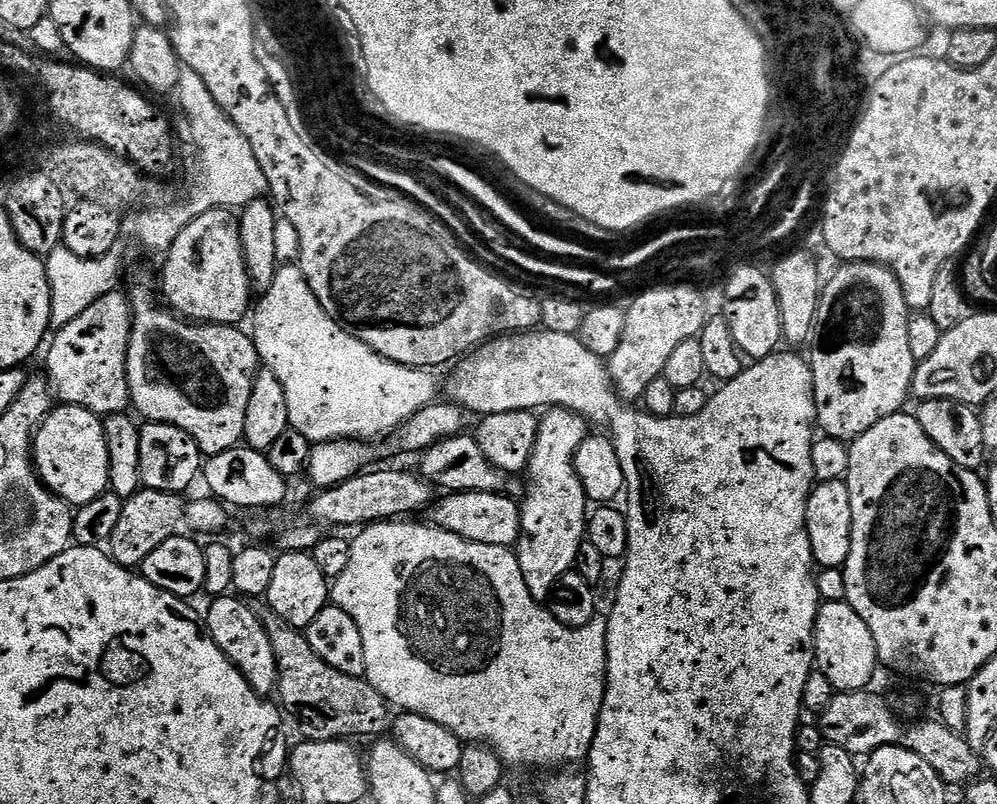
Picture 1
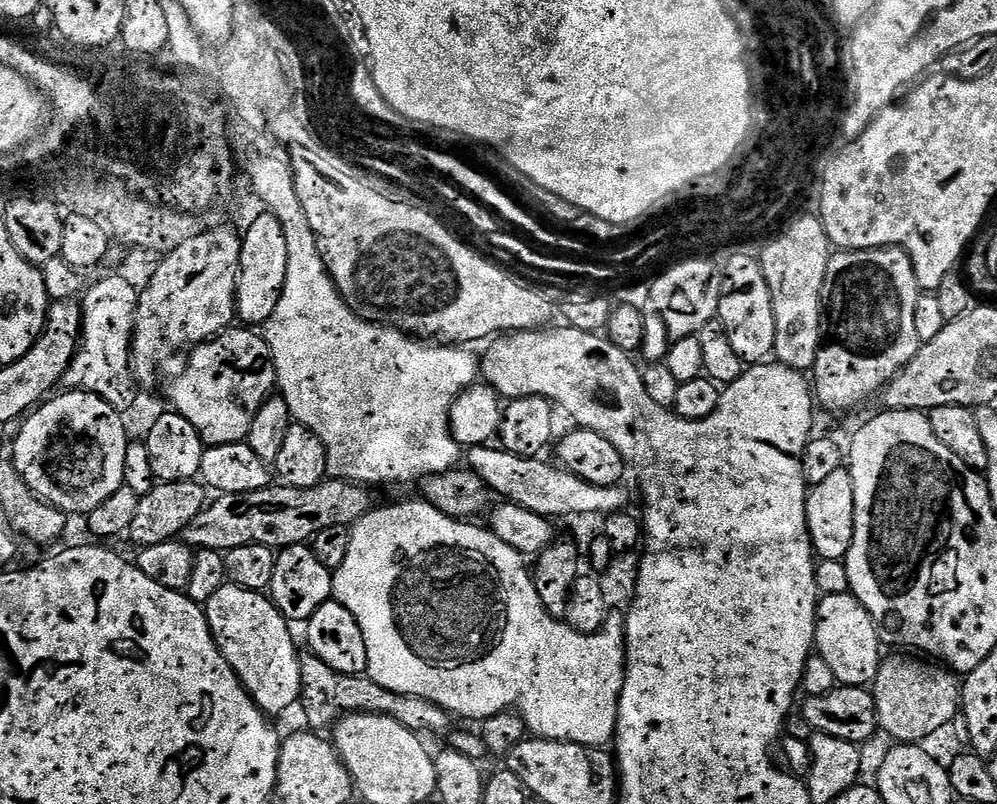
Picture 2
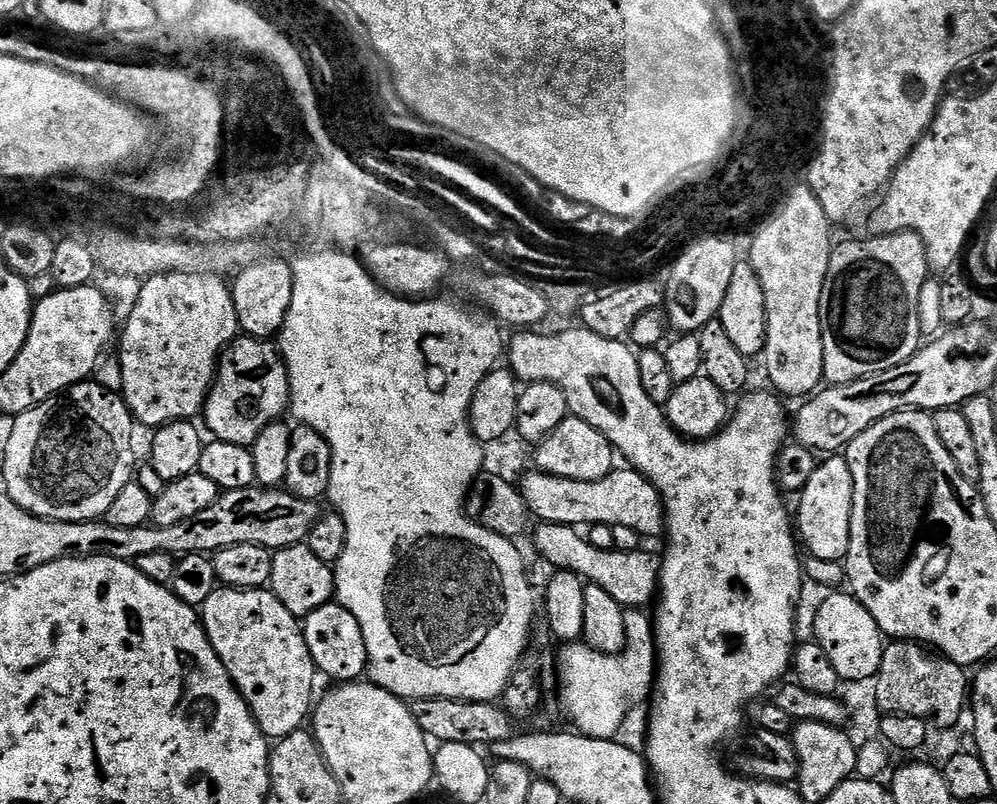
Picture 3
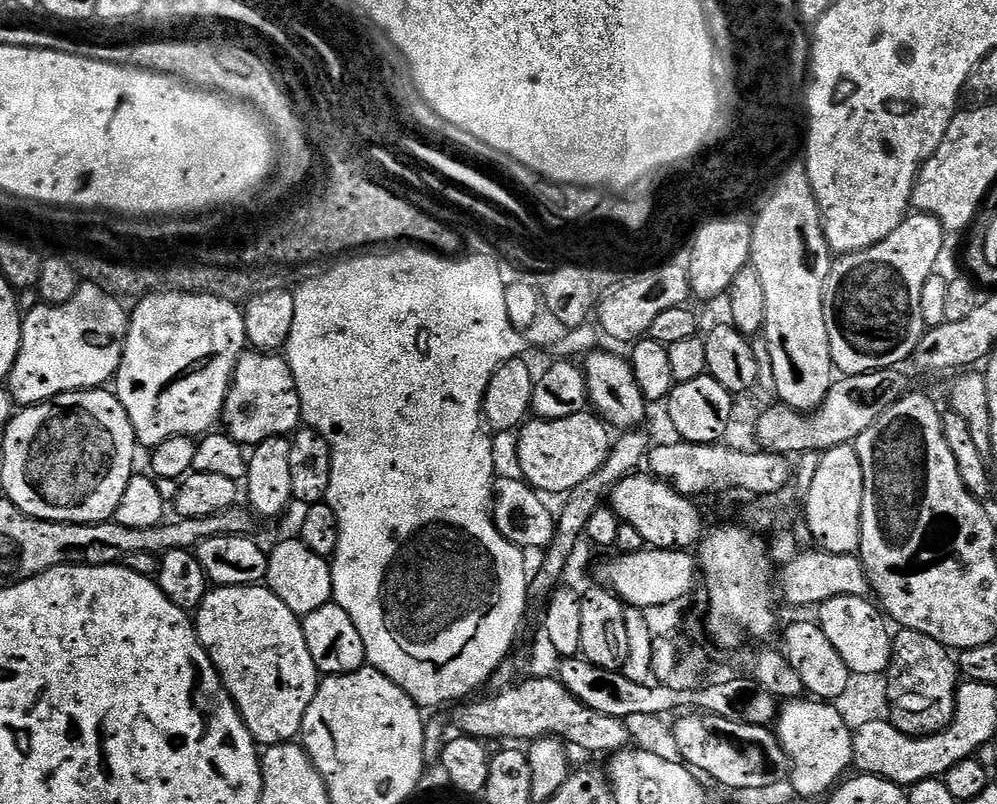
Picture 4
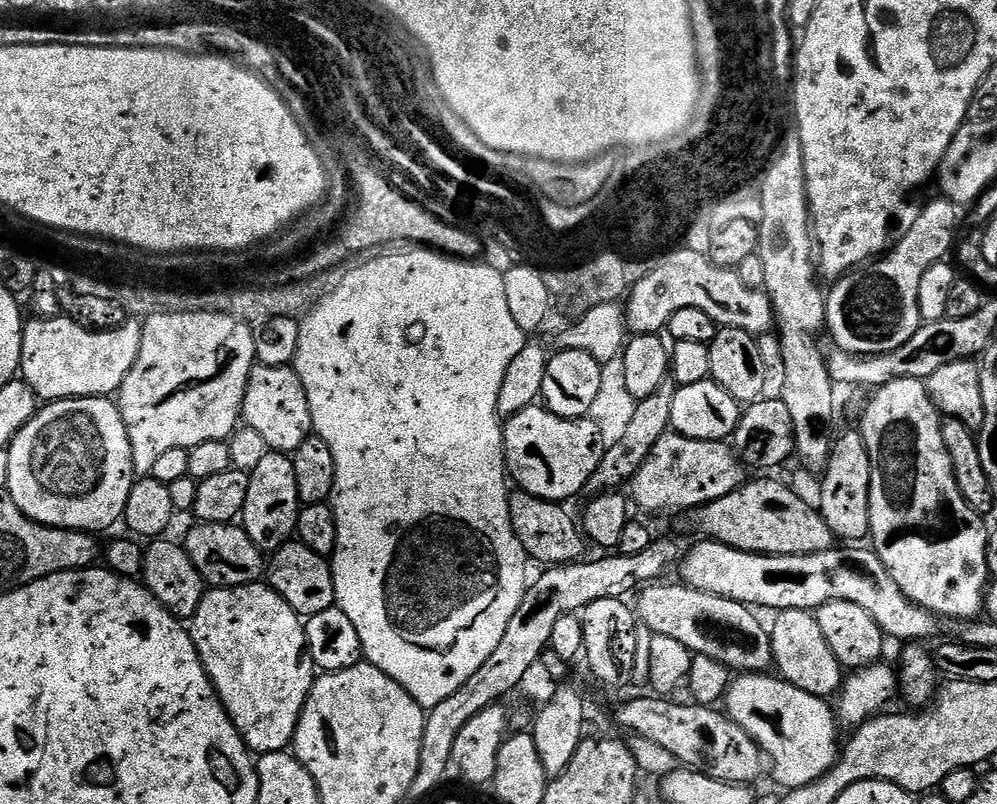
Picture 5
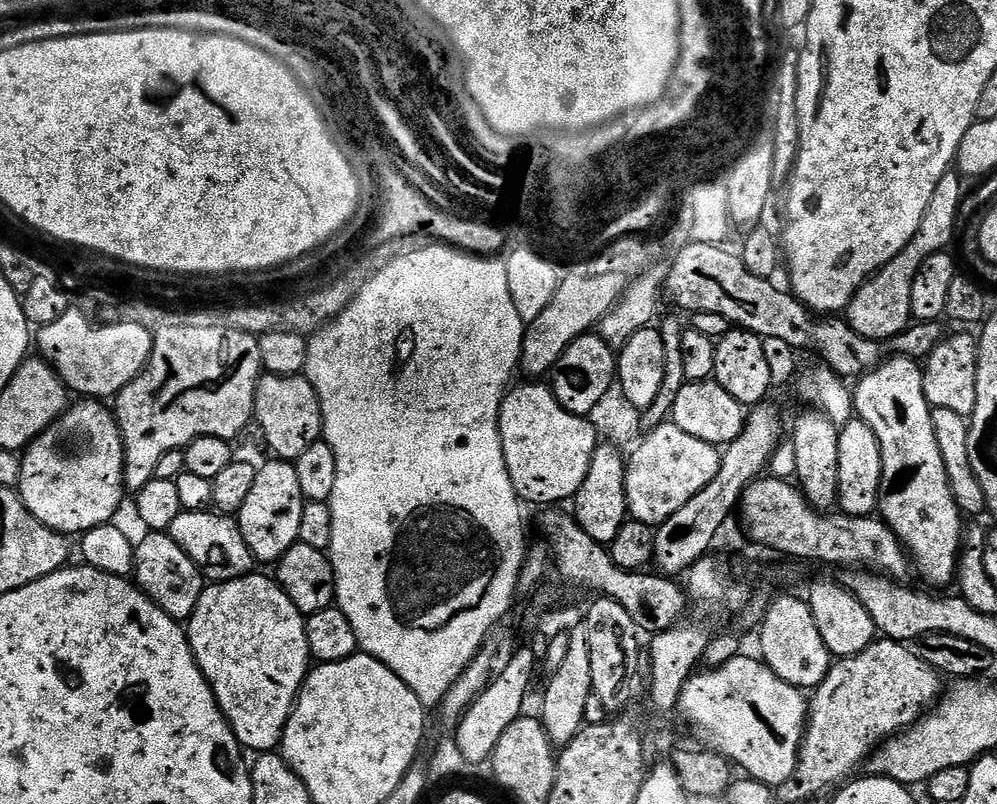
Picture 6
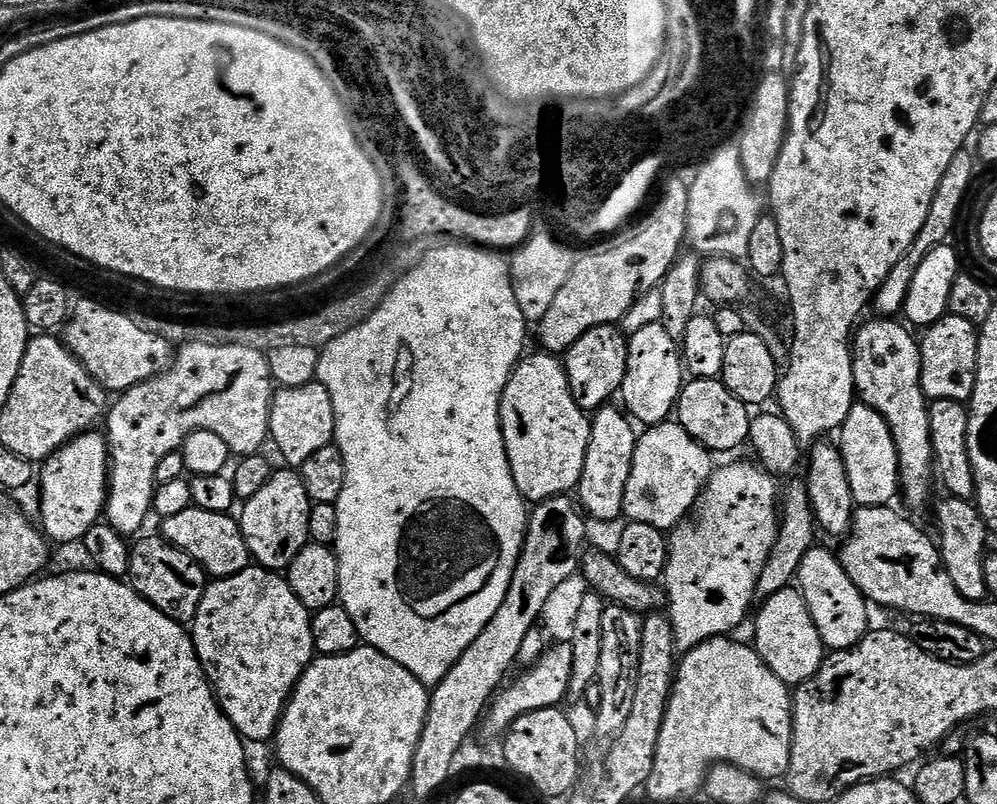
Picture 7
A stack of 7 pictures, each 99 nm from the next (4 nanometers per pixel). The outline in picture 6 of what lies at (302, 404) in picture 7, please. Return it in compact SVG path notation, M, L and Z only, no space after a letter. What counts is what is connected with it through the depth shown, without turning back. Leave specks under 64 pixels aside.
M261 375L256 383L255 427L260 427L264 440L273 448L279 459L295 462L298 454L306 450L314 441L321 439L324 423L318 394L310 386L307 376L273 376Z

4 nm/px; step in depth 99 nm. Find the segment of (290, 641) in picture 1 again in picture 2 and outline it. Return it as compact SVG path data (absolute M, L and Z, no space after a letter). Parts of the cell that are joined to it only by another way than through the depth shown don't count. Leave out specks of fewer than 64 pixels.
M311 654L301 655L300 670L302 686L300 687L299 707L304 707L304 716L308 719L307 727L312 730L331 729L346 716L355 716L358 712L369 712L371 716L389 716L406 730L417 734L429 732L432 736L447 737L453 731L454 717L452 713L424 698L414 698L406 694L398 694L378 686L369 680L367 675L351 676L338 674L338 670L330 670L326 662Z

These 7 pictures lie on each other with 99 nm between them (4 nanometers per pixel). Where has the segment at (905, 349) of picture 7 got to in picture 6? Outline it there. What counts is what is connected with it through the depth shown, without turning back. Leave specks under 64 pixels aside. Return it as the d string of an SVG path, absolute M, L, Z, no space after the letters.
M894 356L878 365L872 372L865 372L863 376L855 381L854 391L852 393L852 406L855 415L874 430L874 438L878 438L878 446L882 454L882 482L880 483L880 503L878 505L879 519L883 520L891 532L896 535L900 543L904 545L905 552L908 553L911 563L920 567L920 572L932 584L951 585L956 578L956 565L960 562L960 549L966 531L966 520L958 510L954 502L954 494L950 494L950 482L946 478L946 466L942 466L942 454L938 454L938 442L934 439L934 422L932 421L933 407L929 404L924 393L924 374L921 365L908 356Z

